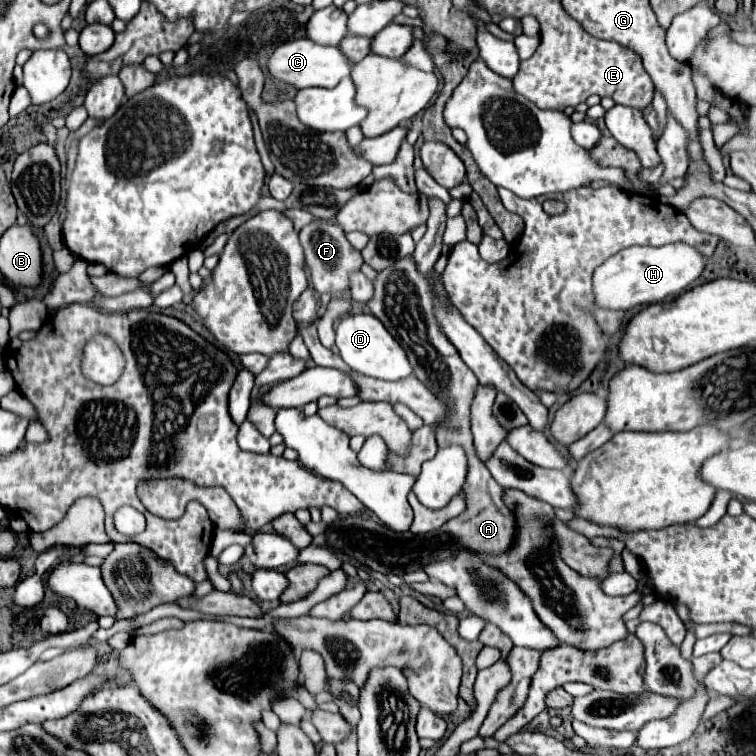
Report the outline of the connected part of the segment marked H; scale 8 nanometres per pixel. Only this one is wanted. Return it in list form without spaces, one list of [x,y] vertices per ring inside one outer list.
[[[688,244],[624,248],[594,270],[594,306],[606,310],[630,310],[634,306],[656,304],[664,302],[666,298],[676,298],[702,274],[704,264],[706,258]]]

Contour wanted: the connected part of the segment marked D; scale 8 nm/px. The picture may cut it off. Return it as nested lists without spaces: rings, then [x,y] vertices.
[[[350,314],[340,320],[336,328],[336,346],[340,348],[342,360],[354,370],[364,376],[380,378],[380,380],[400,380],[412,374],[412,366],[406,358],[402,346],[390,336],[384,324],[372,314]]]

